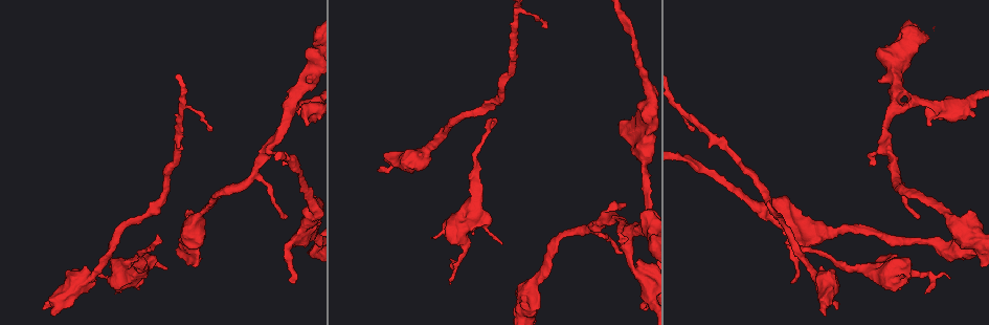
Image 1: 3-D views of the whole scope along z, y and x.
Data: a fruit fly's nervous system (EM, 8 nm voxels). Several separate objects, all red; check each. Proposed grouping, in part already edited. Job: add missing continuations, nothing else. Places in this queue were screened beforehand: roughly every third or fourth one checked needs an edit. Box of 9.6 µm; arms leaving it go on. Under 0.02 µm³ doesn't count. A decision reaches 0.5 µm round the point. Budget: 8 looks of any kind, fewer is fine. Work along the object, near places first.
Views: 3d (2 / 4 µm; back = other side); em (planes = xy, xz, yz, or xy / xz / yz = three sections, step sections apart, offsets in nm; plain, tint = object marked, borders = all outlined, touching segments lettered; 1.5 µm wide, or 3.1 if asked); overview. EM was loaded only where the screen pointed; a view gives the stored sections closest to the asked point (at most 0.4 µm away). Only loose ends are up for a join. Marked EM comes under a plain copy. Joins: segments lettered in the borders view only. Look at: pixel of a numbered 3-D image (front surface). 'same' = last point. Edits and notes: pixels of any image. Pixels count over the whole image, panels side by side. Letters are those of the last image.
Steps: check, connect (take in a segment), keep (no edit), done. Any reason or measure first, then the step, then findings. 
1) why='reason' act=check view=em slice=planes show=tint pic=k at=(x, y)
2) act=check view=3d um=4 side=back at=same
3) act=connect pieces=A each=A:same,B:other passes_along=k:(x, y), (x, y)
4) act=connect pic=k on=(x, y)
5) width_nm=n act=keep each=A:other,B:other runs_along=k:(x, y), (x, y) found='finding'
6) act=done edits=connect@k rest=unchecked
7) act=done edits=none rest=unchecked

why='an open end' act=check view=em slice=xy step=8 show=tint pic=1 at=(620, 253)

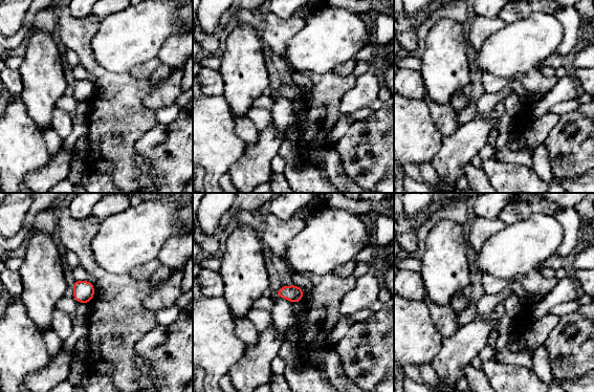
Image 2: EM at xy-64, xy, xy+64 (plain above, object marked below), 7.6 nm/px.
act=check view=em slice=planes show=borders at=same

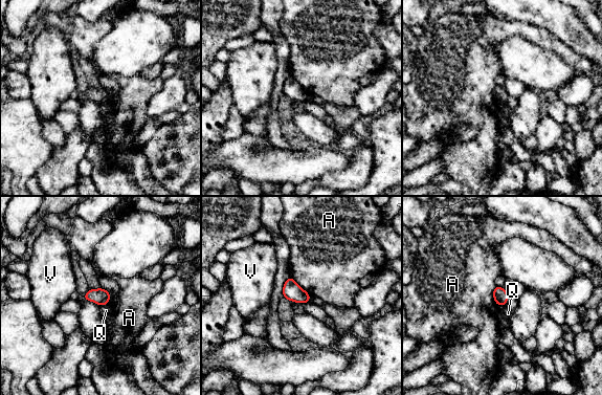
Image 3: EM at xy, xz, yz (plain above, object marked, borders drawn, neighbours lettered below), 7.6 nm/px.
act=keep each=A:other,Q:other,V:other border=3:(290, 276), (310, 297) found='no lettered segment goes on from it'

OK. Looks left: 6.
act=check view=em slice=planes show=borders pic=1 at=(157, 236)

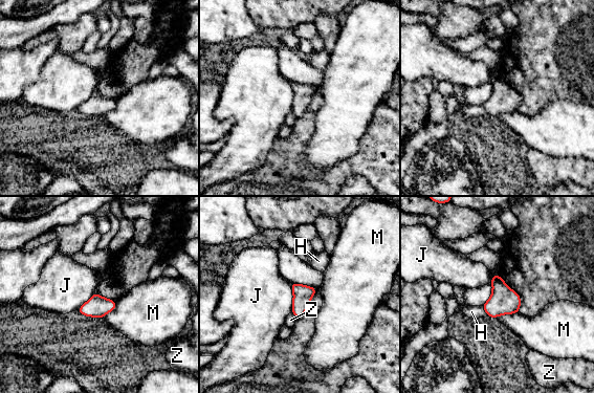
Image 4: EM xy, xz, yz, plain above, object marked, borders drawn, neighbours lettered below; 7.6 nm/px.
width_nm=120 act=connect pieces=H each=H:same,J:other,M:other,Z:other found='it goes on there'

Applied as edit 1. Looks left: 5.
act=check view=overview

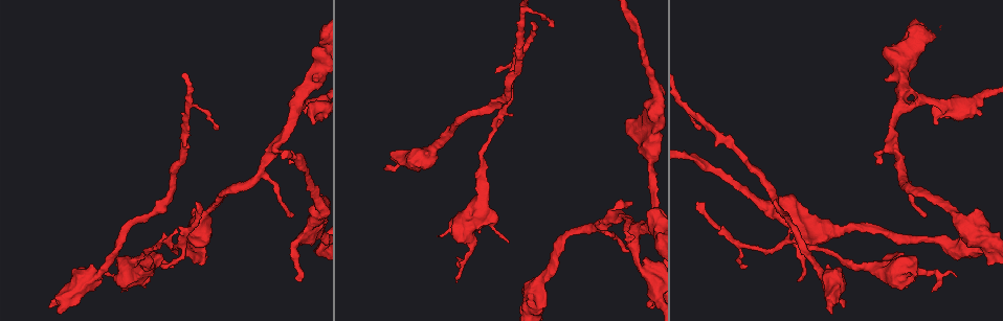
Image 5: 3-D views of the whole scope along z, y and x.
why='an open end' act=check view=em slice=planes show=tint pic=5 at=(797, 279)

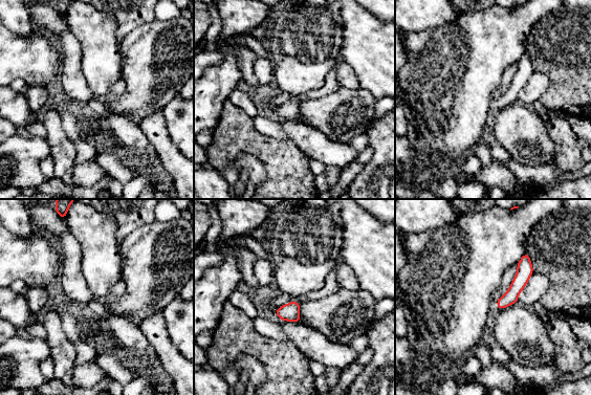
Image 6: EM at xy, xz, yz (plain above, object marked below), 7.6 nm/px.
act=check view=em slice=planes show=borders at=same

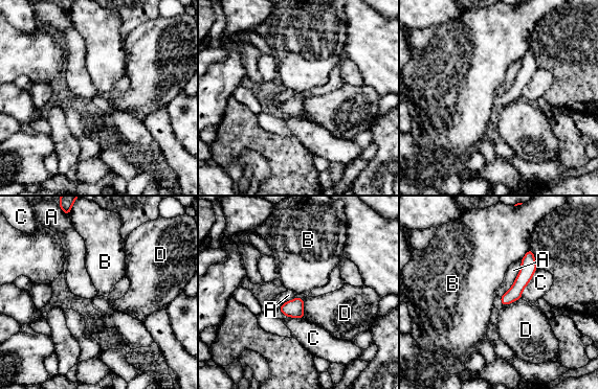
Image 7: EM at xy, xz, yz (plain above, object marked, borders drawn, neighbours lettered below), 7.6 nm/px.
act=keep each=A:other,B:other,C:other,D:other border=7:(521, 262), (514, 282), (500, 296) found='none of them fits'

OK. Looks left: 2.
act=done edits=connect@4 rest=unchecked

